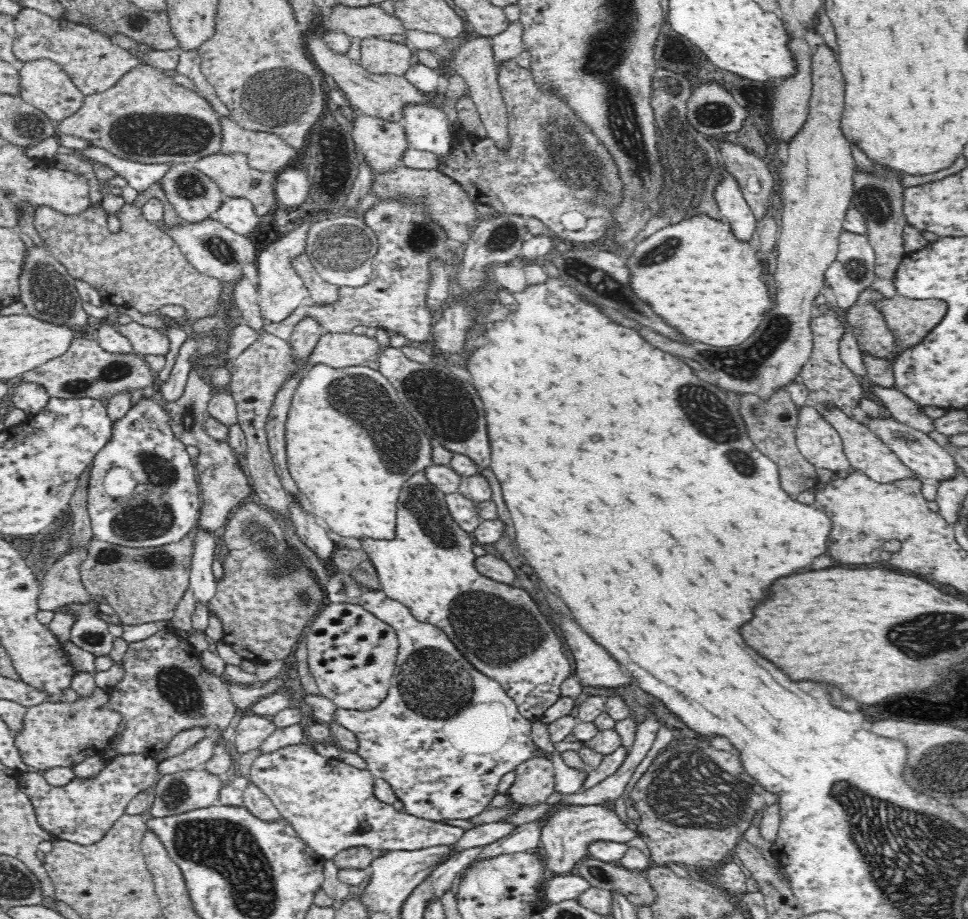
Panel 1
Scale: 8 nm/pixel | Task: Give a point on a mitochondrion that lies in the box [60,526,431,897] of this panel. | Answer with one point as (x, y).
(178, 687)

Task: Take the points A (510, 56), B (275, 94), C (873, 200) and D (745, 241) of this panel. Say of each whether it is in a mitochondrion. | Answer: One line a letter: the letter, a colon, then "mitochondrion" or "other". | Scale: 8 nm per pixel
A: other
B: mitochondrion
C: mitochondrion
D: other

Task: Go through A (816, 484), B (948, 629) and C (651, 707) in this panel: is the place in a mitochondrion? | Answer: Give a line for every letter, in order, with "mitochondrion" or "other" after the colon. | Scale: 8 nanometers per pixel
A: other
B: mitochondrion
C: other

